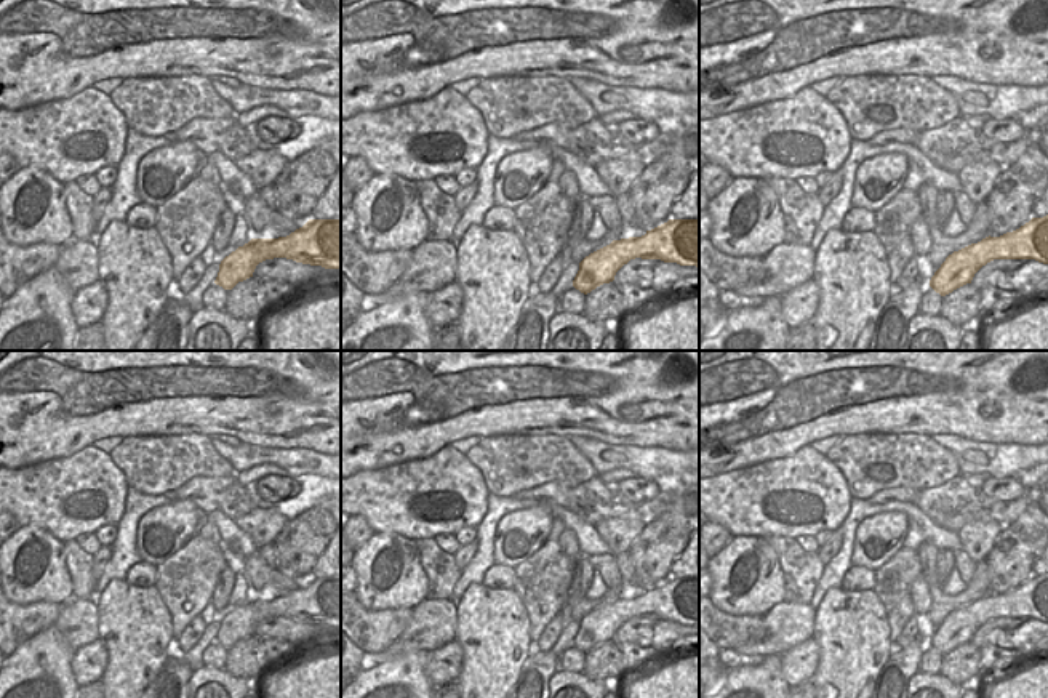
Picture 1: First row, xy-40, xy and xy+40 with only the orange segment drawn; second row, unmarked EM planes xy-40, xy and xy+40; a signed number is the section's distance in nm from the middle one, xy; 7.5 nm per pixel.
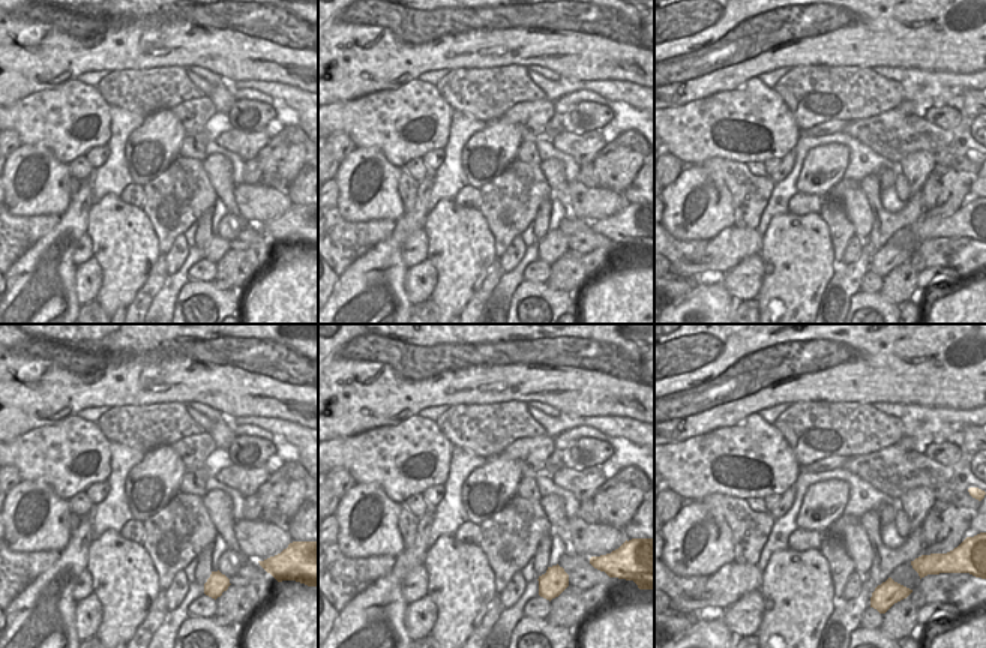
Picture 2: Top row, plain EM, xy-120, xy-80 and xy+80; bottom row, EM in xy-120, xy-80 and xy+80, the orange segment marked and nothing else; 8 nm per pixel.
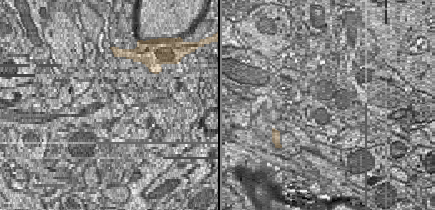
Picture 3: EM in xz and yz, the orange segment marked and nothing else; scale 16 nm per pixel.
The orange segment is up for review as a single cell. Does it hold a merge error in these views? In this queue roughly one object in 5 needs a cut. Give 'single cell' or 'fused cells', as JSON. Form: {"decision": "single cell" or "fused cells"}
{"decision": "single cell"}

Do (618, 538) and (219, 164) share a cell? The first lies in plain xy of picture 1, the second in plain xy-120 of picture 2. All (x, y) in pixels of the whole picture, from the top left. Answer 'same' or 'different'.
different

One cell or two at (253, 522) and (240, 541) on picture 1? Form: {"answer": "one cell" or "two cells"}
{"answer": "two cells"}

